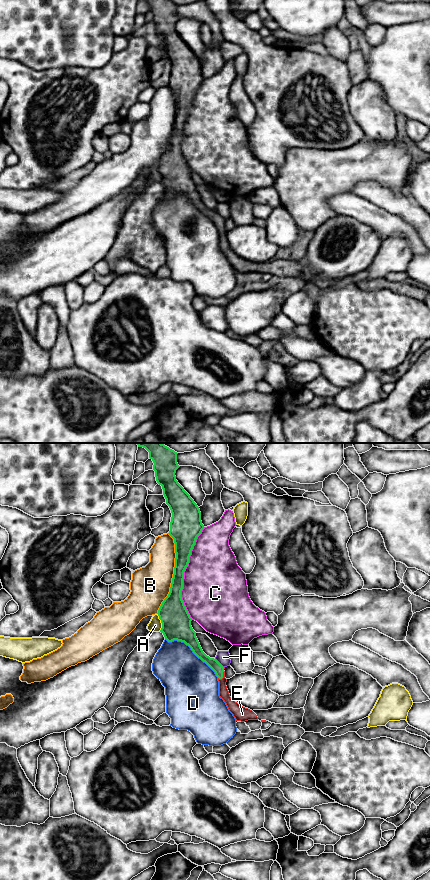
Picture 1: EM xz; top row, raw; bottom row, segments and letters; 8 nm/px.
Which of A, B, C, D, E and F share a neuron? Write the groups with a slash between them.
A / B / C / D / E / F

